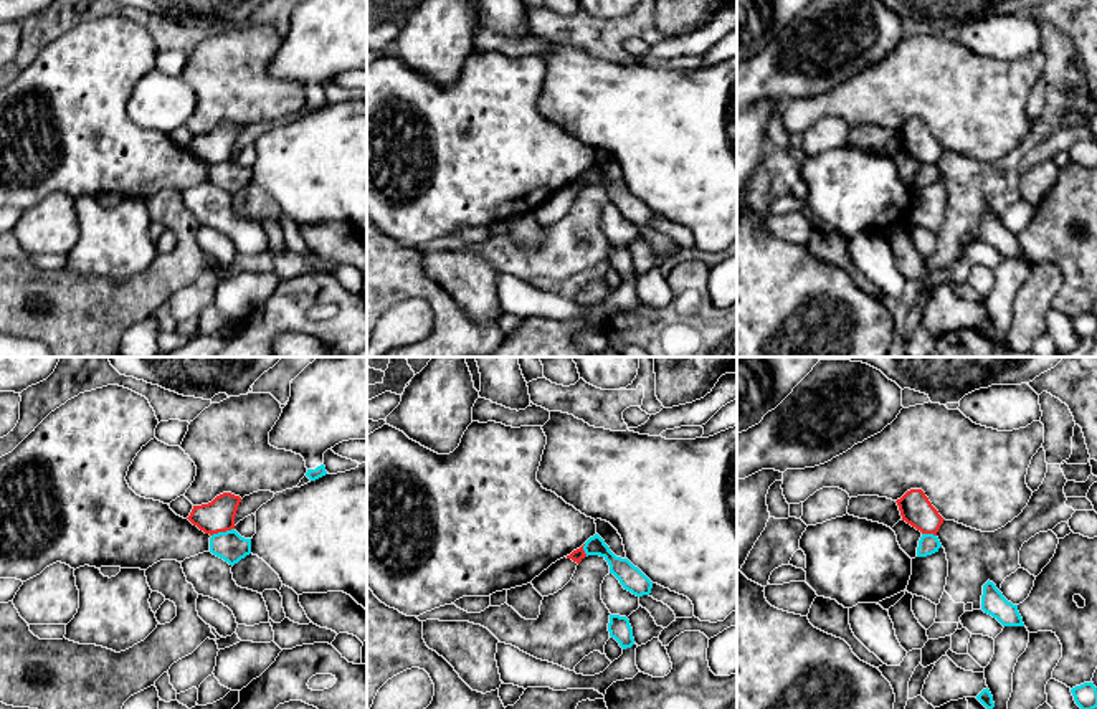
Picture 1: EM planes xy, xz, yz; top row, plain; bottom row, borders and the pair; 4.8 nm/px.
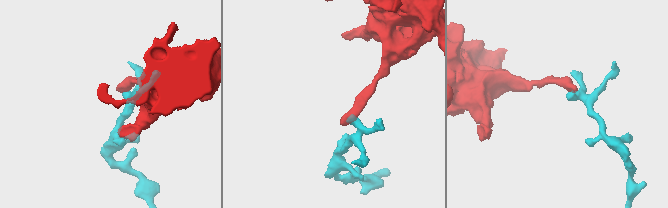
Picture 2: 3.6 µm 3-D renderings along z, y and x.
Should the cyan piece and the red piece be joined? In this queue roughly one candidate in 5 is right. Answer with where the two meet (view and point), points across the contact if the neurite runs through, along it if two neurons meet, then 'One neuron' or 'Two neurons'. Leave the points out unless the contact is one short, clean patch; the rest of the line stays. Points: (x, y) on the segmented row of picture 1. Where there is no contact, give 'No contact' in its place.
Touches cyan at xy (222, 532). Boundary: xy (233, 528), (212, 536). Two neurons

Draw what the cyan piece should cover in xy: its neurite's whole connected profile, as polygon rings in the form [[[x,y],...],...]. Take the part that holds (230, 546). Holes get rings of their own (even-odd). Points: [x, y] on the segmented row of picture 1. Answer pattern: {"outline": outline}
{"outline": [[[235,529],[210,537],[210,552],[230,565],[251,554],[251,539],[241,537]]]}

